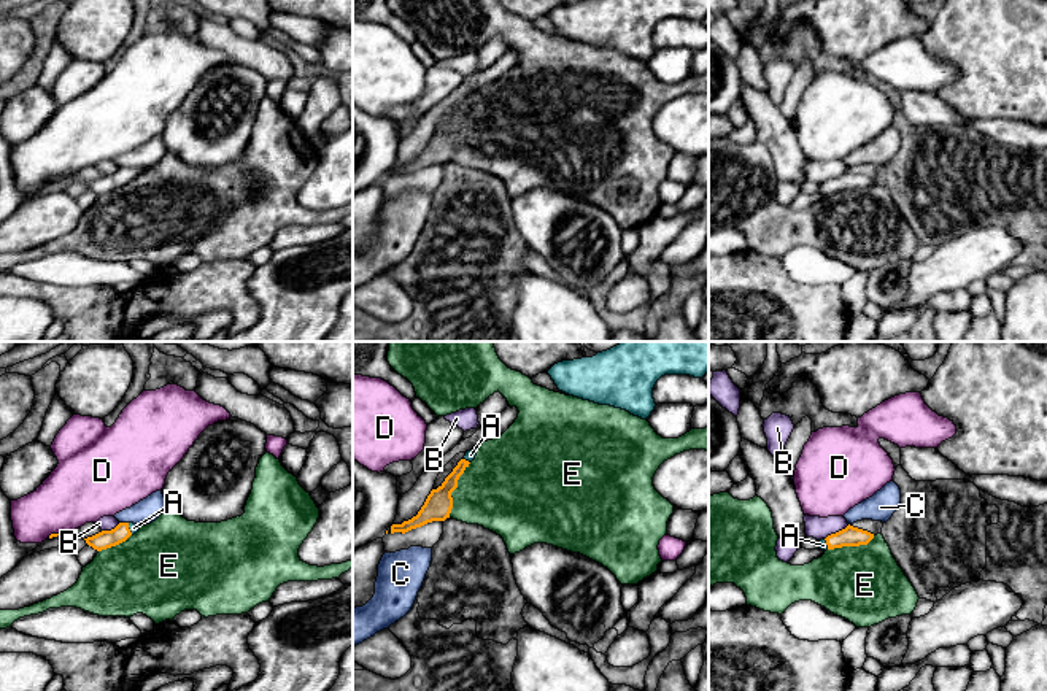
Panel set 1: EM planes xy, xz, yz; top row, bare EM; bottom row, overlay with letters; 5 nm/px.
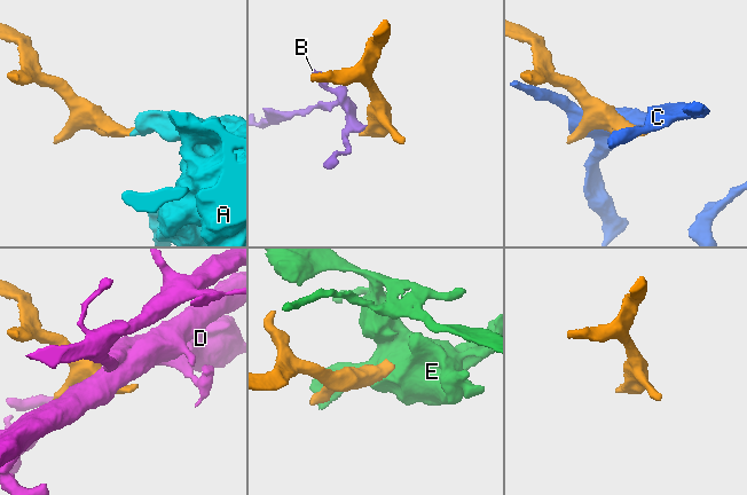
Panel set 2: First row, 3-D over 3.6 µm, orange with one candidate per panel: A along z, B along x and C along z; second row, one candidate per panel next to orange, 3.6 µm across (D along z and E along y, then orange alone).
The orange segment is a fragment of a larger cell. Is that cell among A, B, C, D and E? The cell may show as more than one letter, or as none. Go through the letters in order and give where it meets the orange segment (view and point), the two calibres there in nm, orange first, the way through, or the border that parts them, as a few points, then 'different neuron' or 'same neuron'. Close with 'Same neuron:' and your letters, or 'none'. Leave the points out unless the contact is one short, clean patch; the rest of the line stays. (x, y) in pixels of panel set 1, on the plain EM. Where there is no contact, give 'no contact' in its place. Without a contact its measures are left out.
A: contact xy (129, 173); calibres 90 and 50 nm; way xy (105, 183), (129, 173), (134, 172); same neuron
B: contact yz (836, 177); calibres 100 and 110 nm; border yz (849, 169), (825, 183); different neuron
C: contact xy (124, 167); calibres 90 and 120 nm; different neuron
D: contact xy (53, 178); calibres 20 and 320 nm; border xy (57, 177), (48, 181); different neuron
E: contact xz (455, 132); calibres 140 and 440 nm; border xz (471, 107), (452, 137), (452, 156), (448, 161); different neuron
Same neuron: A

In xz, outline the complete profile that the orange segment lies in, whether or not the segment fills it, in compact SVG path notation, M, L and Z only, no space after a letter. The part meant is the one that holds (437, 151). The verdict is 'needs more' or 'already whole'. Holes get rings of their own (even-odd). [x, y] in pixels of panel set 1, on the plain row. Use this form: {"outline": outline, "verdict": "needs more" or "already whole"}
{"outline": "M473 94L467 95L466 100L453 113L453 116L445 122L445 125L437 133L431 135L424 149L418 156L418 159L408 165L404 165L402 168L392 168L391 178L394 176L405 178L427 167L445 165L446 162L450 162L450 157L453 152L451 137L458 132L459 121L464 118L469 108L475 103L475 100L477 98Z", "verdict": "needs more"}

